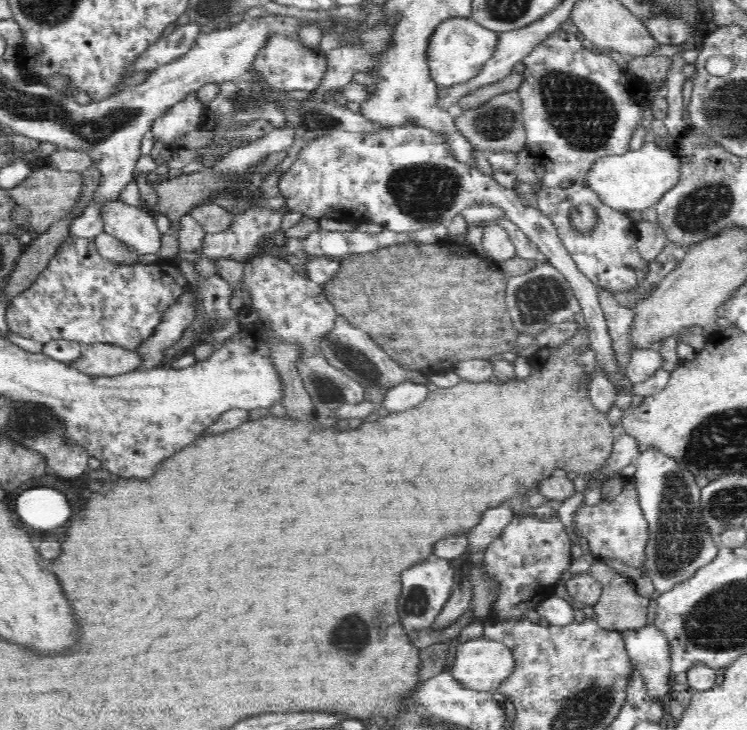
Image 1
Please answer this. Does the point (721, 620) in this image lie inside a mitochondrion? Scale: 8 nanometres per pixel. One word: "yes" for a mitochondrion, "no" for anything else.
yes

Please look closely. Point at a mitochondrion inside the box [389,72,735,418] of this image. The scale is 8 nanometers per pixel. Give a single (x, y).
(538, 299)

